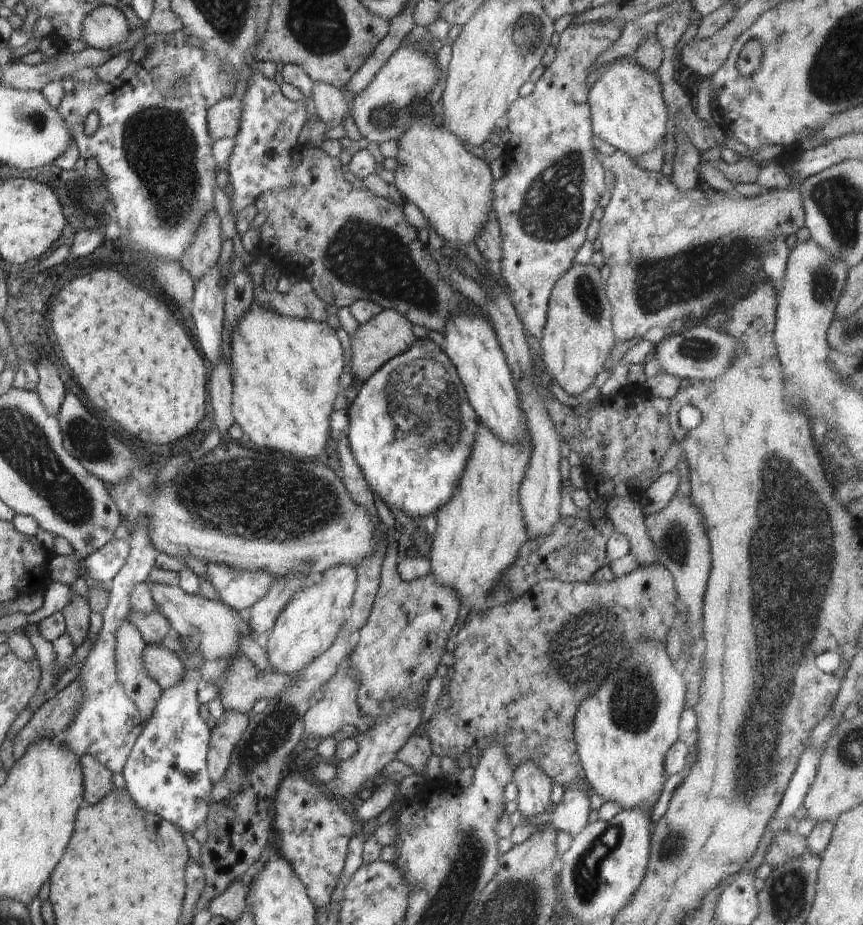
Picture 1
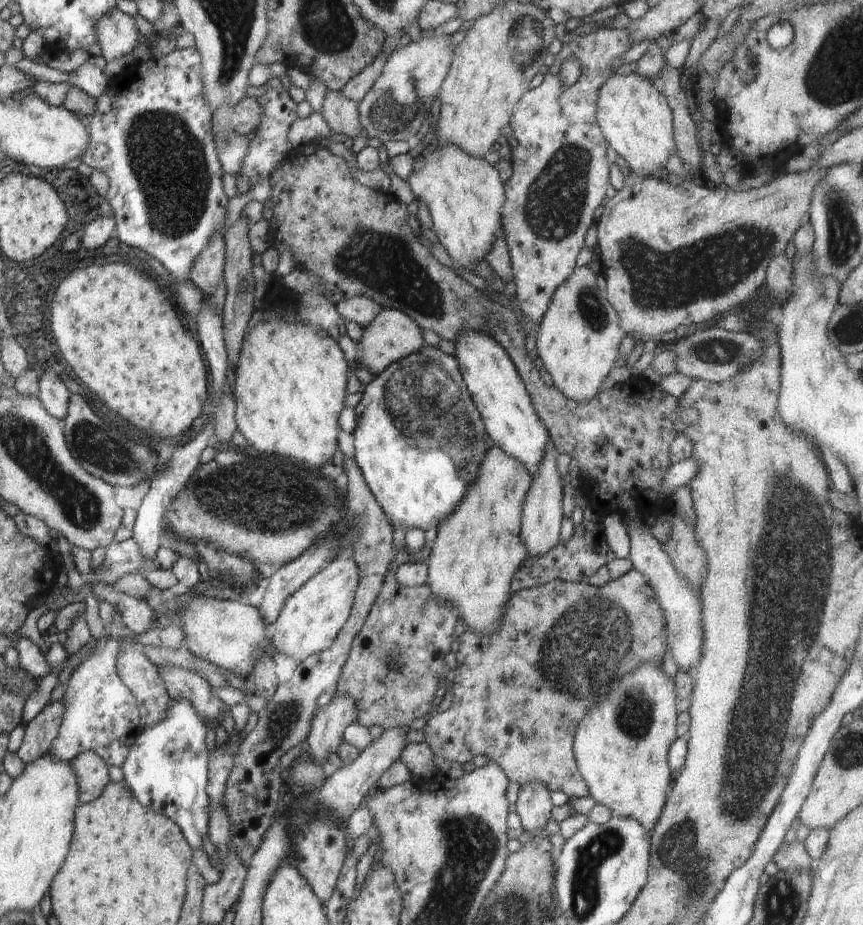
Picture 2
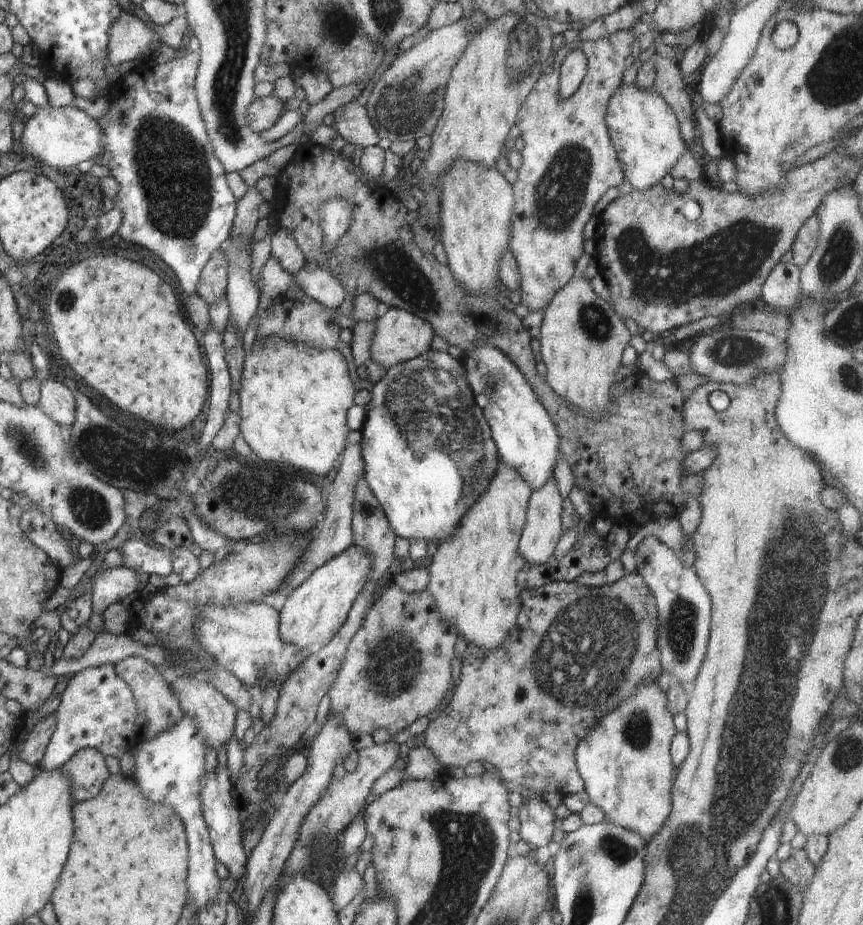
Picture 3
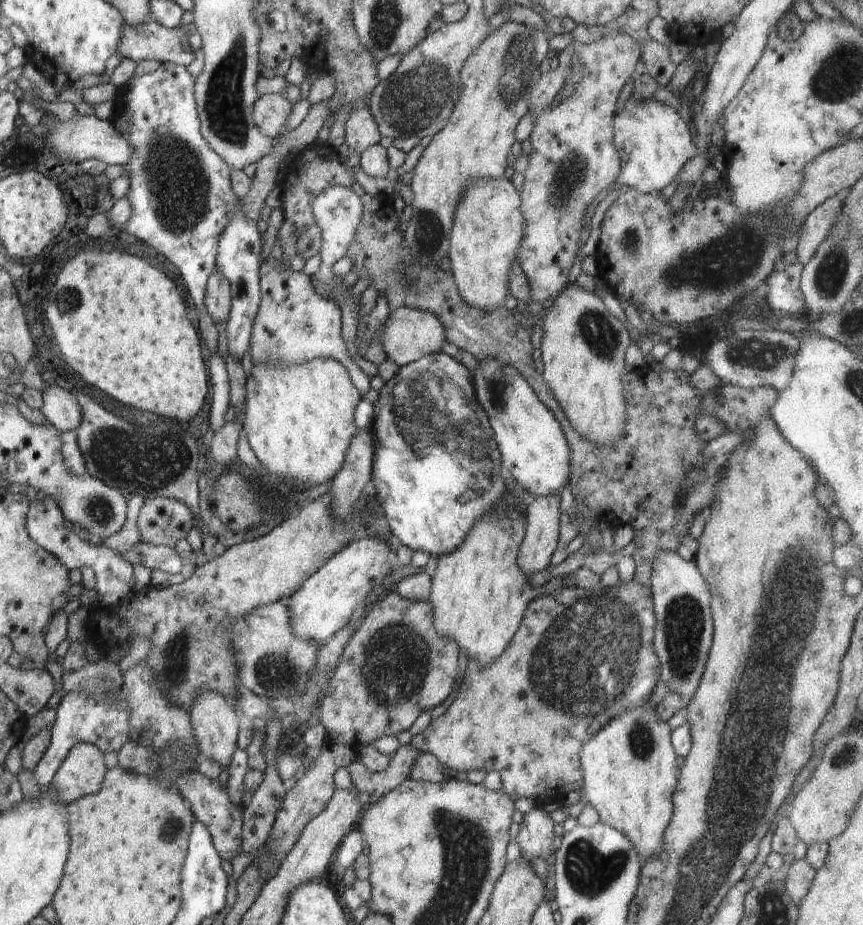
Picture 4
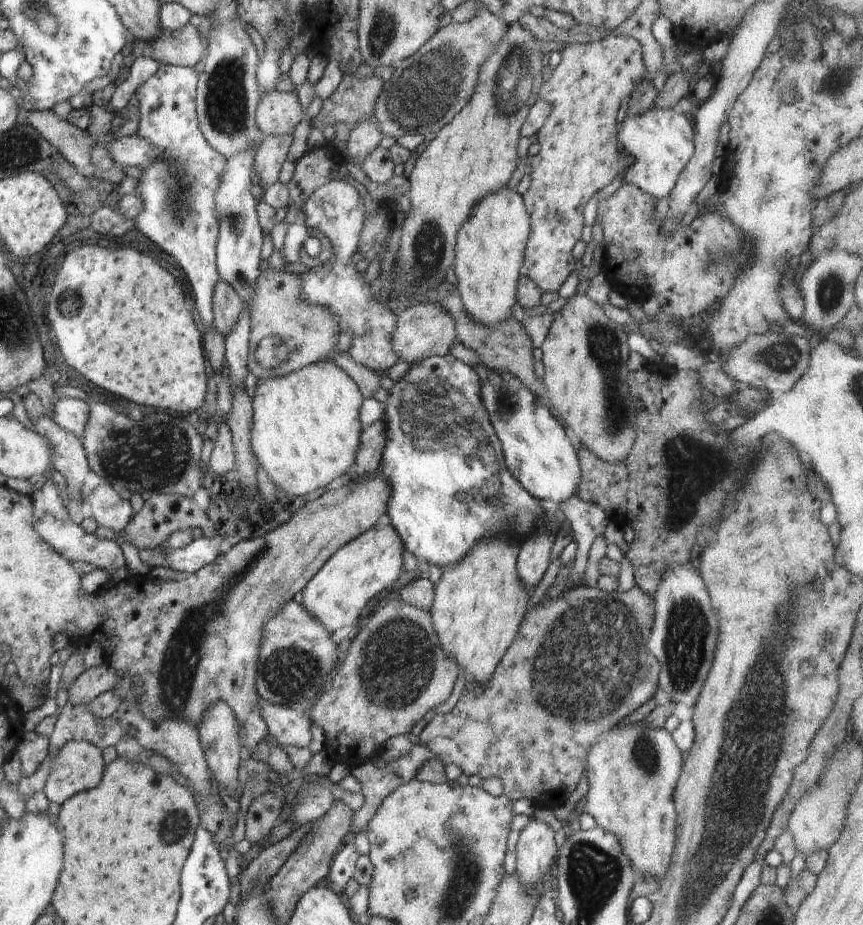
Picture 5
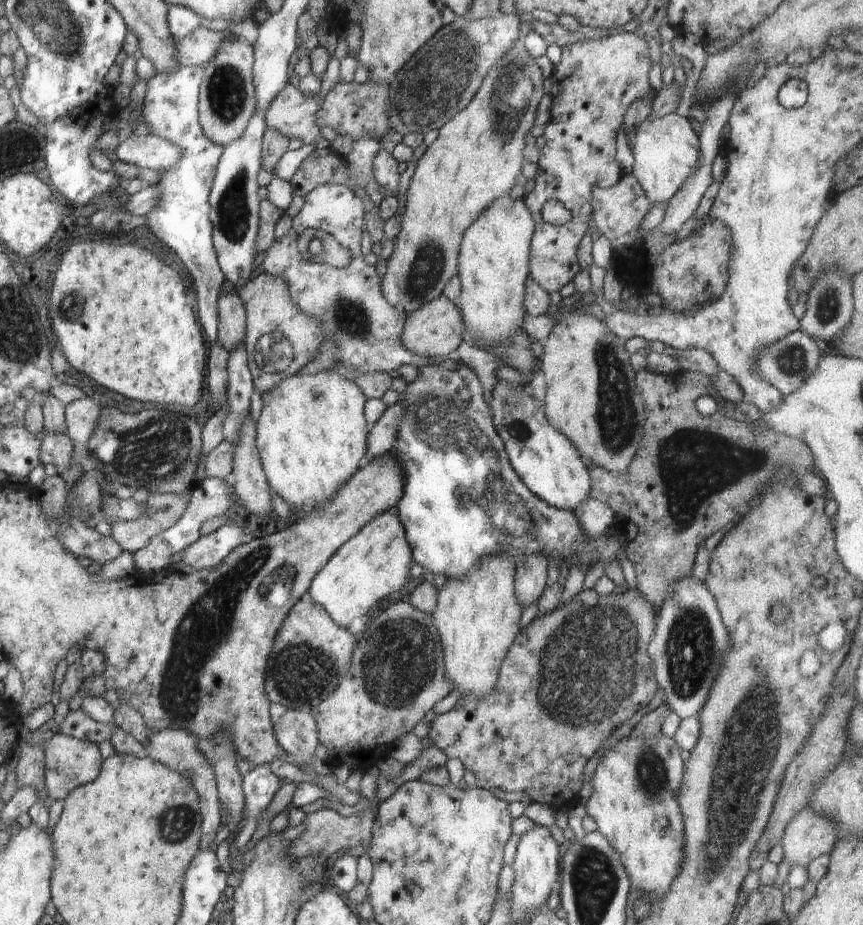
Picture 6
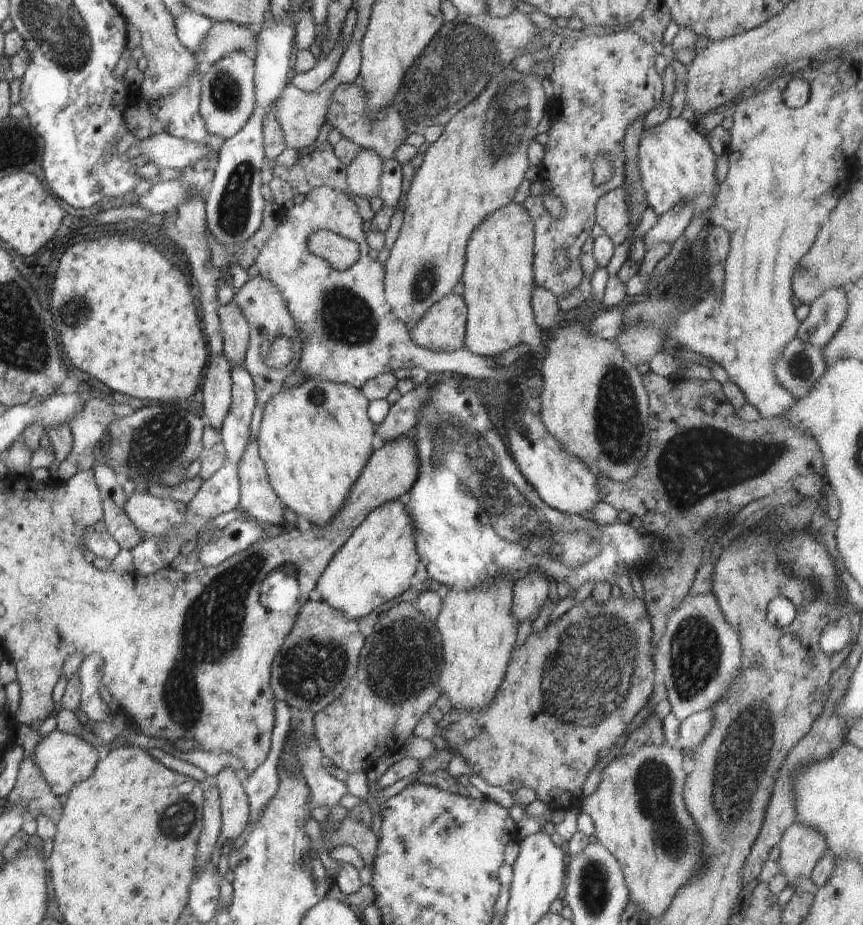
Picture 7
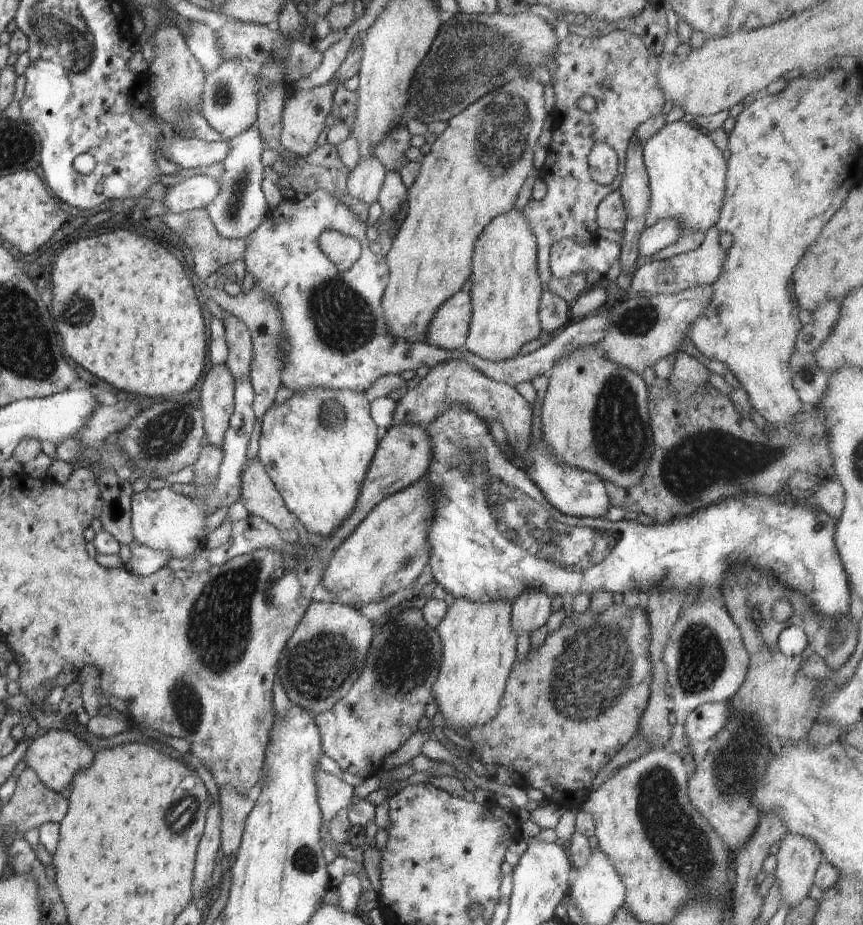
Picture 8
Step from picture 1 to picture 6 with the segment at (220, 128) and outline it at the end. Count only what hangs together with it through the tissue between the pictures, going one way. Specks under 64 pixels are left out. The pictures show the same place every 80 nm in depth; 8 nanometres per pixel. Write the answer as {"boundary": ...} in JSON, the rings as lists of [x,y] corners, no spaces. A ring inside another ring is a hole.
{"boundary":[[[294,81],[284,89],[266,110],[266,127],[277,130],[289,140],[301,140],[304,145],[314,145],[321,136],[316,126],[316,114],[322,108],[318,96],[304,96]]]}

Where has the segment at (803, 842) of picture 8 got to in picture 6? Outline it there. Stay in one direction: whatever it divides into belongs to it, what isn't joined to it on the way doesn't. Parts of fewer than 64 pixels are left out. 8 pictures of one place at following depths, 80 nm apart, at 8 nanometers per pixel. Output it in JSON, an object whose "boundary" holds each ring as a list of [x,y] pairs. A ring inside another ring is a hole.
{"boundary":[[[804,808],[800,814],[794,816],[794,820],[786,826],[782,841],[780,844],[784,850],[784,861],[790,866],[802,866],[807,868],[808,864],[818,856],[825,853],[831,853],[838,840],[838,828],[834,826],[832,820],[810,812],[810,808]]]}

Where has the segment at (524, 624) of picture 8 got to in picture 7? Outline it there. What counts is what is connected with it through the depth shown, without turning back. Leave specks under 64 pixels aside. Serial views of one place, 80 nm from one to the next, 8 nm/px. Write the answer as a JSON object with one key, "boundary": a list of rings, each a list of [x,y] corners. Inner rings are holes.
{"boundary":[[[536,570],[526,572],[513,584],[512,618],[516,624],[532,622],[549,600],[549,580]]]}

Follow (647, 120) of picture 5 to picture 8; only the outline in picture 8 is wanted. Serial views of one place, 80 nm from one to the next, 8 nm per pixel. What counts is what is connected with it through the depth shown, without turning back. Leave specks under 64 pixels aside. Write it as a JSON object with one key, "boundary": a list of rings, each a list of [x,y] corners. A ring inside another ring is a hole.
{"boundary":[[[672,122],[666,124],[662,130],[658,130],[643,144],[643,162],[651,191],[649,210],[645,224],[654,226],[658,220],[674,220],[683,233],[703,232],[704,234],[716,226],[720,220],[722,204],[724,204],[724,192],[726,192],[727,161],[709,136],[697,130],[694,123]]]}

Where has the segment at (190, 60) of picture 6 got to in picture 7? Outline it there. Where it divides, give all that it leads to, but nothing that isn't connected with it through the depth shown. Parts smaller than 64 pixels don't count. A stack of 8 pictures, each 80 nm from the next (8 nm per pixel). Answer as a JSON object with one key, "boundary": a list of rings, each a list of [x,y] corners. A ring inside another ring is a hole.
{"boundary":[[[214,22],[200,48],[194,52],[198,65],[202,62],[214,65],[230,52],[247,52],[252,58],[256,52],[258,34],[234,22]]]}

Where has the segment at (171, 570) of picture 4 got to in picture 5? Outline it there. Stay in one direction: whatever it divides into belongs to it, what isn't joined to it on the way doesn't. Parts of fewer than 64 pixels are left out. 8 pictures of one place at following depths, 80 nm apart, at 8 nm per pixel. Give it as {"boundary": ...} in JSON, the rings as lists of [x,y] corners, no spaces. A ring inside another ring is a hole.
{"boundary":[[[225,534],[222,538],[219,535],[213,540],[204,537],[193,540],[188,546],[181,549],[164,549],[159,548],[165,560],[161,560],[172,571],[188,572],[194,574],[203,566],[210,564],[218,555],[228,548]]]}

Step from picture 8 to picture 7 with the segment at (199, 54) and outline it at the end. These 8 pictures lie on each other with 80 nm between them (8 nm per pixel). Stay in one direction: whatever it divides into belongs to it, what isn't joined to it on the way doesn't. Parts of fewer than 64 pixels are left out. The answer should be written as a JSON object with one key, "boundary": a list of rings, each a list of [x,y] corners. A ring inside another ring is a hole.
{"boundary":[[[186,10],[184,14],[180,14],[178,18],[174,17],[174,26],[176,26],[178,40],[192,54],[200,48],[202,40],[210,32],[213,23],[208,18],[190,10]]]}

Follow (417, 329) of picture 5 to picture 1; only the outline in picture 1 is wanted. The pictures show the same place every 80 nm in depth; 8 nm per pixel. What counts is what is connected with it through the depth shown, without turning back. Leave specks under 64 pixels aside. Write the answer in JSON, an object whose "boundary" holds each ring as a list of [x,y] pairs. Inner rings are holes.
{"boundary":[[[383,309],[372,320],[364,325],[360,325],[356,333],[350,336],[352,359],[347,370],[352,372],[354,380],[364,383],[388,360],[407,350],[416,341],[412,328],[413,325],[402,314],[391,309]]]}

